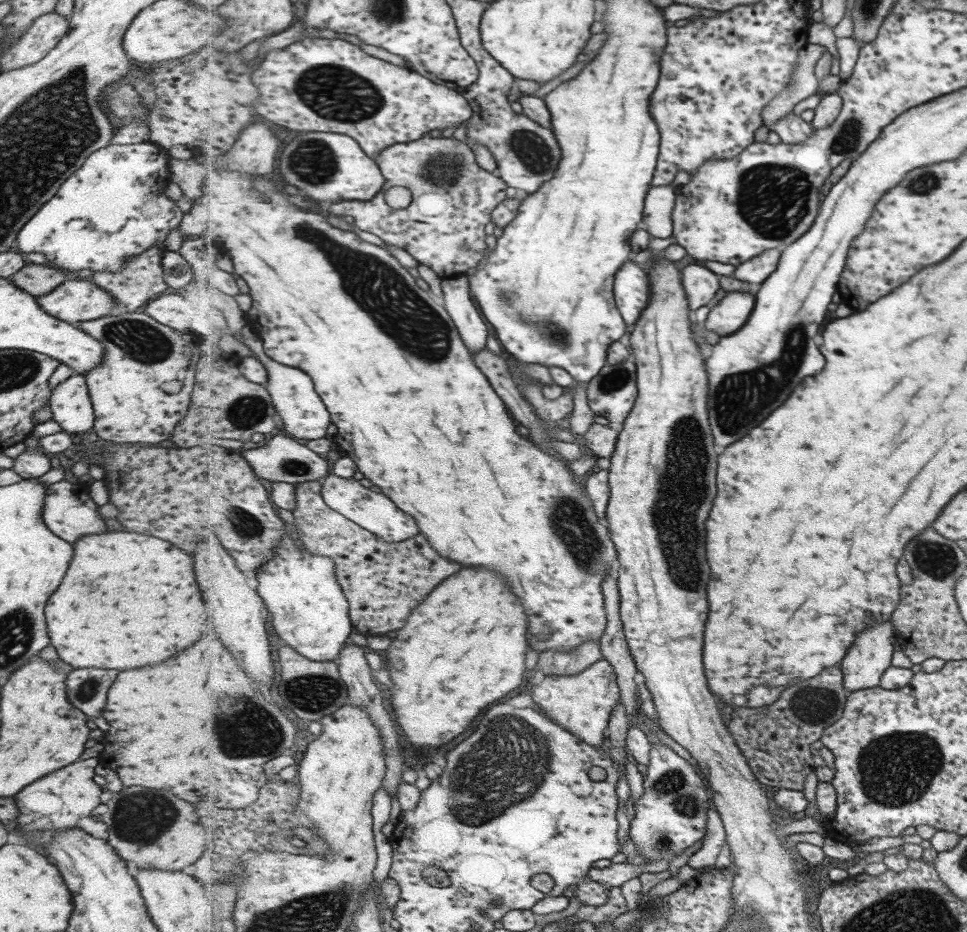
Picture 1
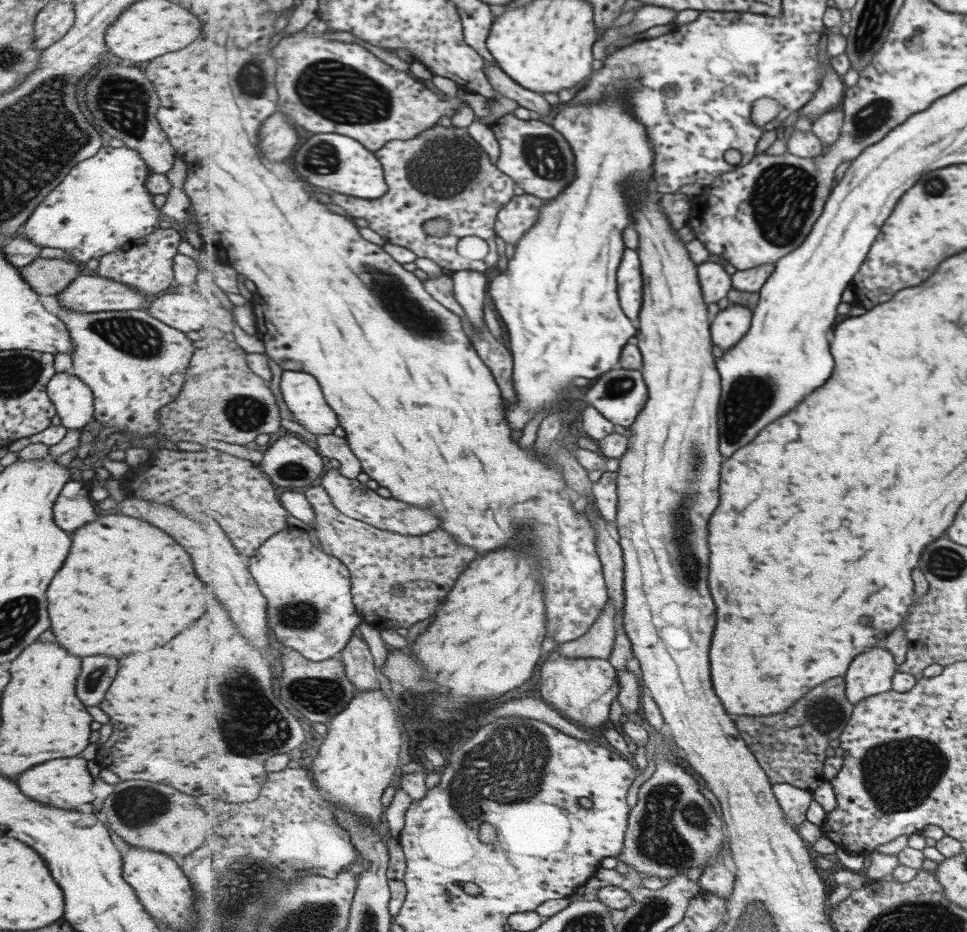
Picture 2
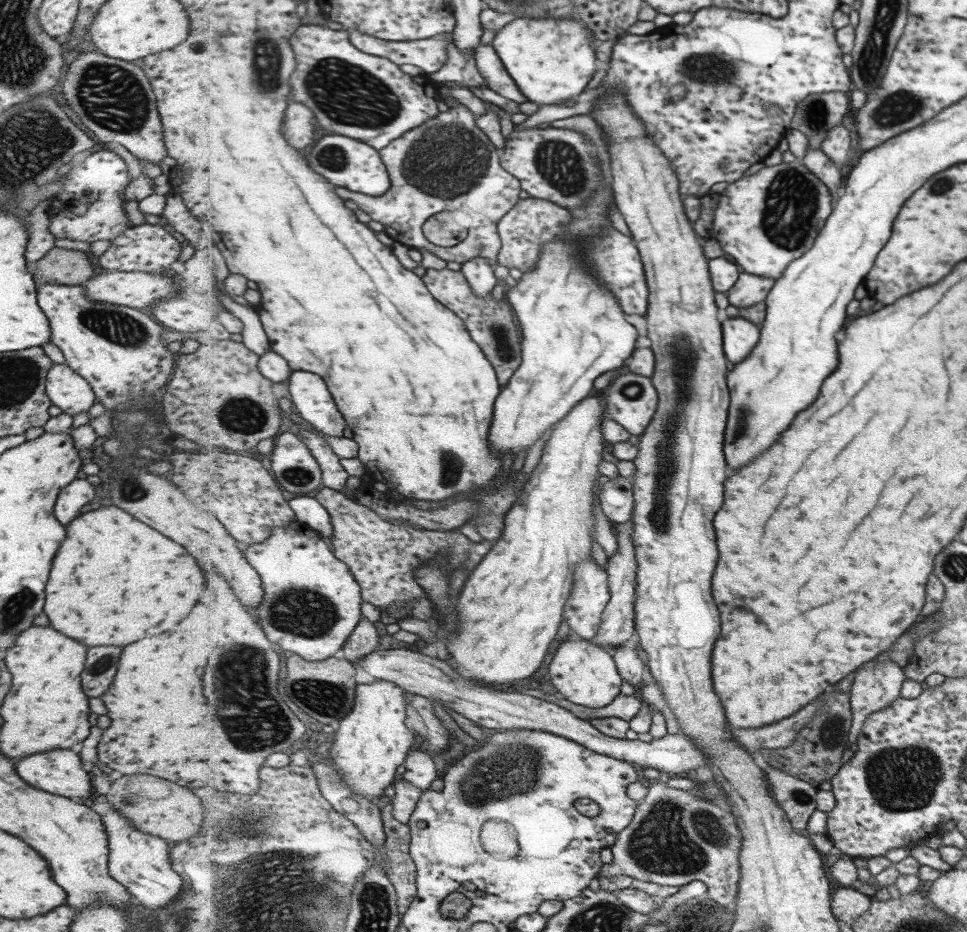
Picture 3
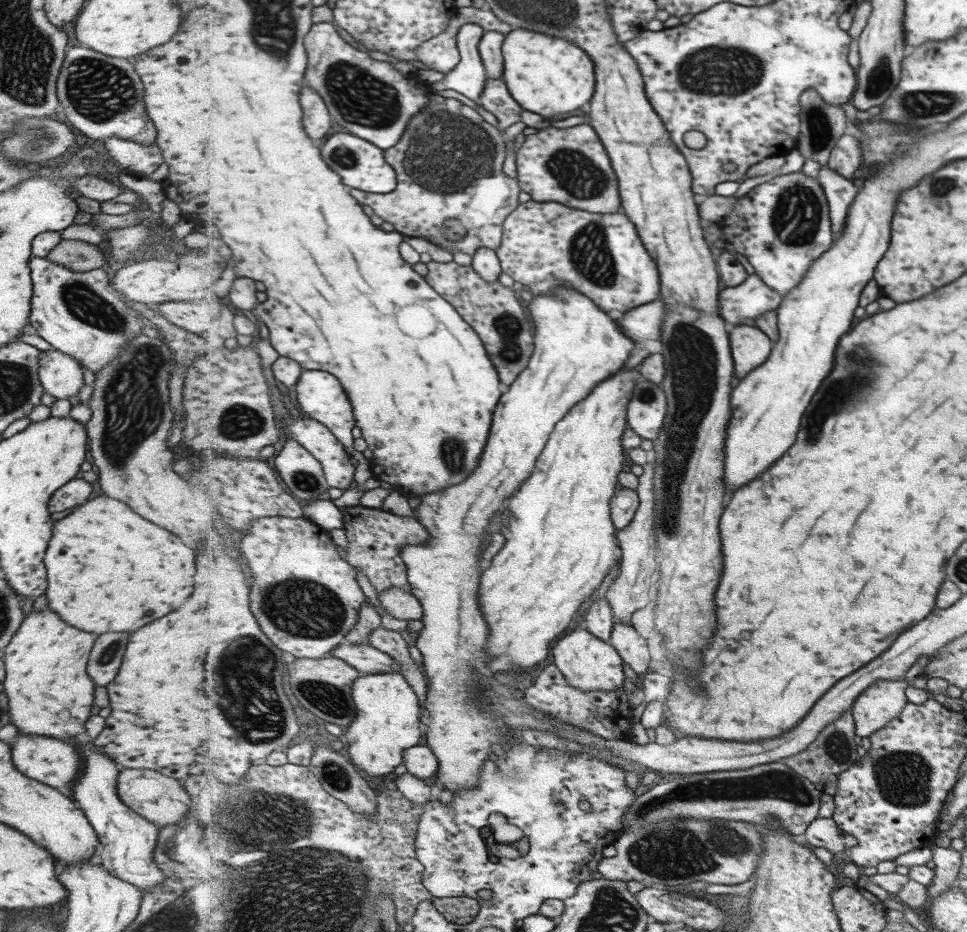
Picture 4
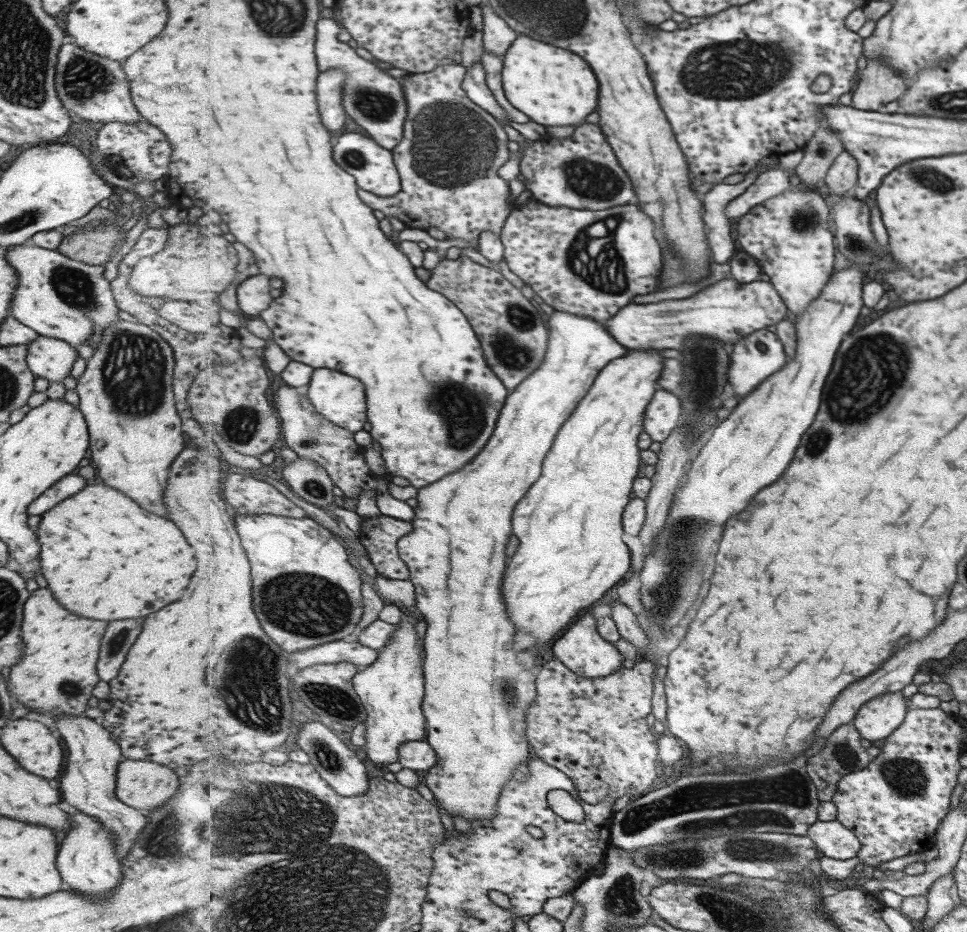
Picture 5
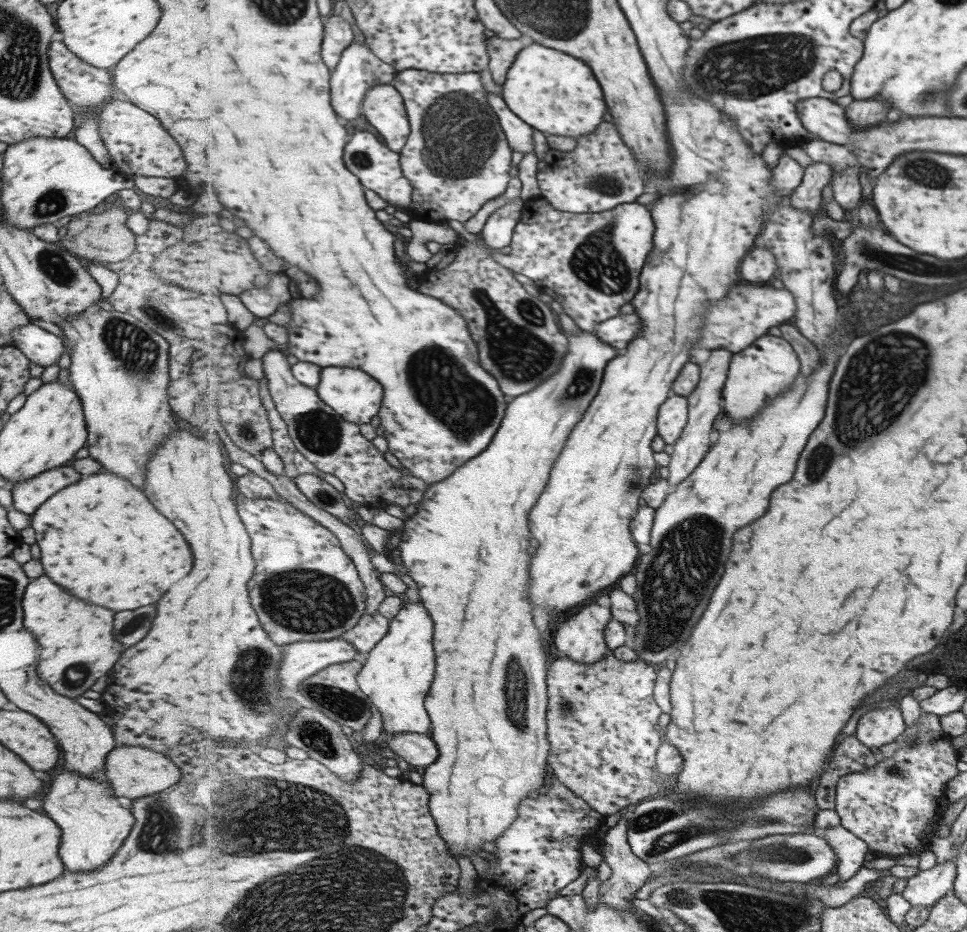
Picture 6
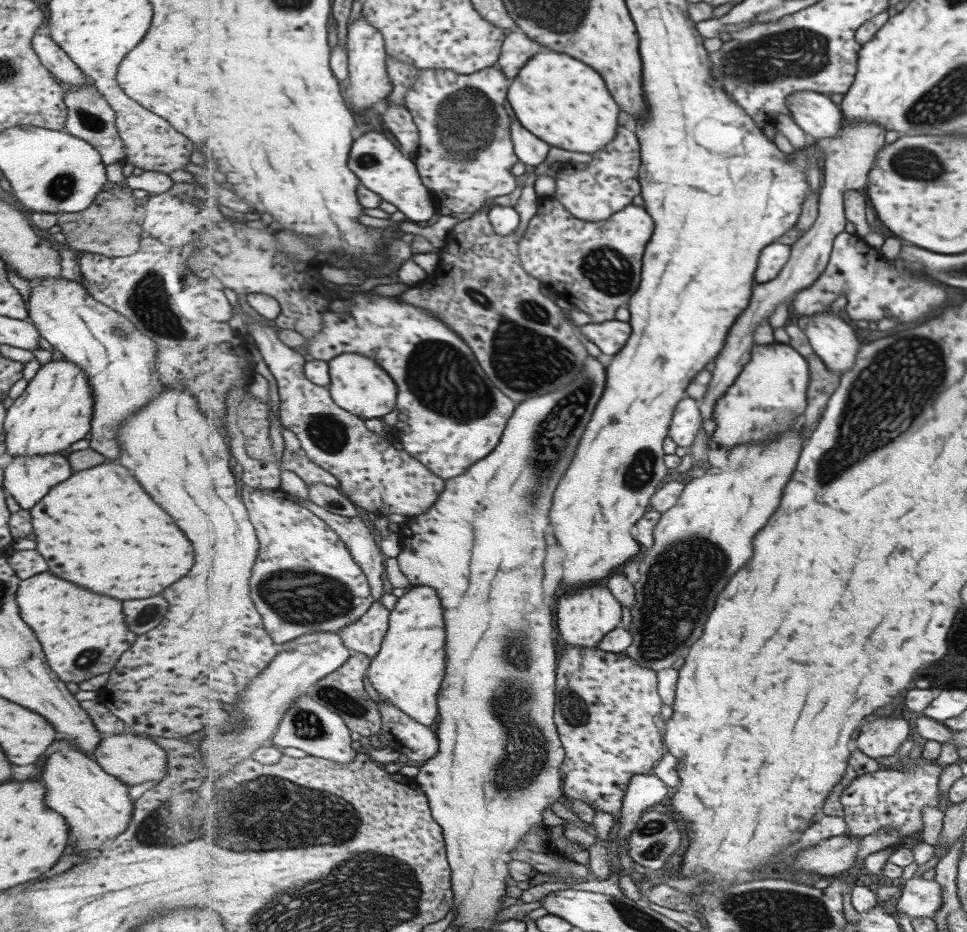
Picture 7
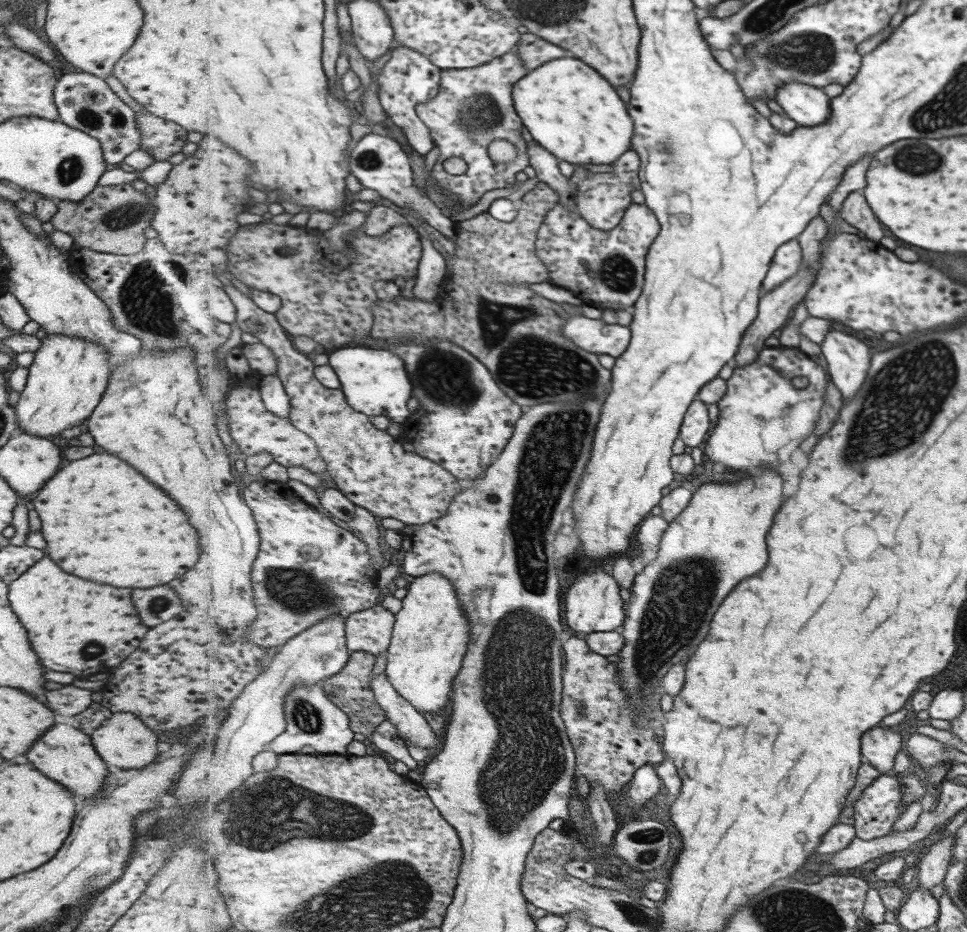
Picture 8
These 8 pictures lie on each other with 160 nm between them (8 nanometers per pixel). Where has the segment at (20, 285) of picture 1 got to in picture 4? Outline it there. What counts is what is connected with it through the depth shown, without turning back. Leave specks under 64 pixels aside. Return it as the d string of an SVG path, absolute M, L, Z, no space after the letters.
M60 239L45 258L75 272L87 272L103 266L105 262L99 245L73 239Z

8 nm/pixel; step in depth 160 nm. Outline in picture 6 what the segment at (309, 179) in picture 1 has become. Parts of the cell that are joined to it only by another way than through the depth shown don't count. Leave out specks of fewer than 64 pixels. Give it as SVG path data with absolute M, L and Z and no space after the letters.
M357 131L351 136L345 149L344 159L349 170L356 174L368 190L374 191L381 199L397 206L399 214L403 208L413 204L413 183L405 176L402 164L401 153L391 150L386 143L383 144L375 134L371 132Z

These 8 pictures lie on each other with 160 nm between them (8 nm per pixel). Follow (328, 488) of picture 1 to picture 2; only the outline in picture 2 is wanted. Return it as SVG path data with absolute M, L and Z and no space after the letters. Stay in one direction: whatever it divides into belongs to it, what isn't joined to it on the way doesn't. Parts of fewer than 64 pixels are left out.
M330 469L322 476L321 484L328 490L335 506L341 509L350 517L364 520L368 524L375 525L375 528L389 530L394 533L401 533L409 536L424 535L441 526L441 520L431 510L423 510L417 506L409 506L406 502L397 500L393 496L383 498L375 490L371 492L366 483L357 479L346 477L338 469Z

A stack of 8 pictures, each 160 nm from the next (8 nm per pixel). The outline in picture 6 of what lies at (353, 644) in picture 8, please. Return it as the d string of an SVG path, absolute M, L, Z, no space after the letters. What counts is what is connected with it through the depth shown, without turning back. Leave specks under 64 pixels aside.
M366 612L355 628L348 630L341 638L356 646L361 654L370 653L389 632L390 620L379 613Z

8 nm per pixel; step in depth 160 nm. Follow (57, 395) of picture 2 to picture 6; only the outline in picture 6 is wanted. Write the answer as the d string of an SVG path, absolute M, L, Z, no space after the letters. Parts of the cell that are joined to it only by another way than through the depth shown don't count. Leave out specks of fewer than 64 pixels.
M30 322L11 330L10 340L12 340L11 344L17 347L29 362L35 362L43 368L57 363L57 359L65 351L59 337Z

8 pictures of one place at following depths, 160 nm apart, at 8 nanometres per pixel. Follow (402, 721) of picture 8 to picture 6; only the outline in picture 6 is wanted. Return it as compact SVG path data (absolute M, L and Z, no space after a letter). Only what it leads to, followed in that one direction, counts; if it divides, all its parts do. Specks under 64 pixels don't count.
M418 732L395 733L387 742L398 758L401 758L408 766L428 767L433 764L440 755L439 747L430 734Z

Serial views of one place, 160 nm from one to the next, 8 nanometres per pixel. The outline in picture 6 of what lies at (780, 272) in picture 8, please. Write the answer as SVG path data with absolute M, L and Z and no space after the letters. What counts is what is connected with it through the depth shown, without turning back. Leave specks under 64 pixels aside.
M755 247L744 258L740 273L744 282L759 282L777 277L779 265L775 253L767 247Z

